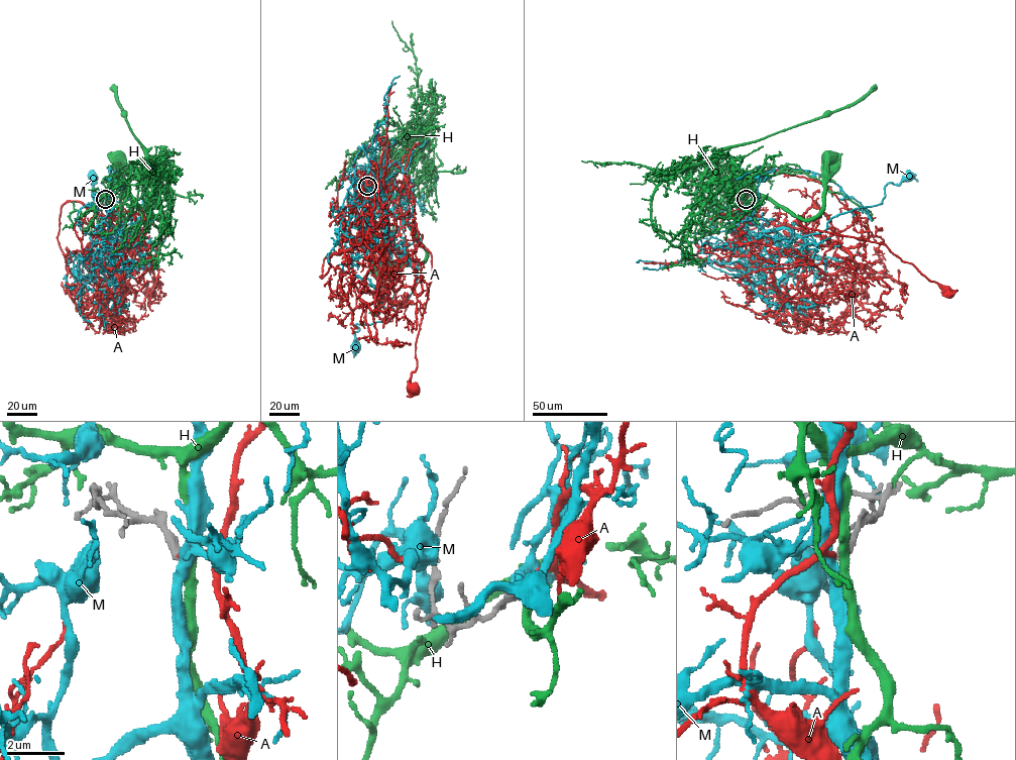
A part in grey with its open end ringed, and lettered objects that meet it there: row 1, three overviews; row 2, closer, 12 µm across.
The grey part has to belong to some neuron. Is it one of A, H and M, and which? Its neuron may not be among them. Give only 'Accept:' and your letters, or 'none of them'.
Accept: A

